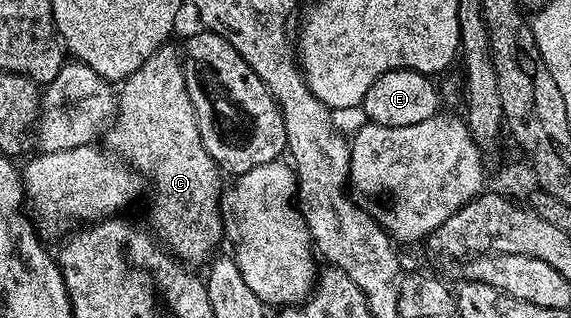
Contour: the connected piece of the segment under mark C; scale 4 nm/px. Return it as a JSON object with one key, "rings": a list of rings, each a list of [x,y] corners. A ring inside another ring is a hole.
{"rings":[[[168,43],[159,46],[145,63],[141,63],[141,67],[137,67],[137,71],[133,71],[133,75],[122,82],[117,93],[118,105],[114,120],[107,125],[101,141],[118,160],[130,165],[136,173],[146,178],[150,188],[151,185],[155,188],[151,193],[151,206],[147,209],[147,217],[151,220],[150,232],[166,246],[171,256],[178,257],[188,266],[196,267],[210,262],[219,240],[224,240],[225,226],[223,212],[219,209],[219,198],[225,192],[225,185],[219,182],[221,170],[201,139],[197,115],[193,111],[193,99],[189,99],[187,80],[183,74],[183,58],[180,50],[176,46],[174,49],[173,45]]]}

